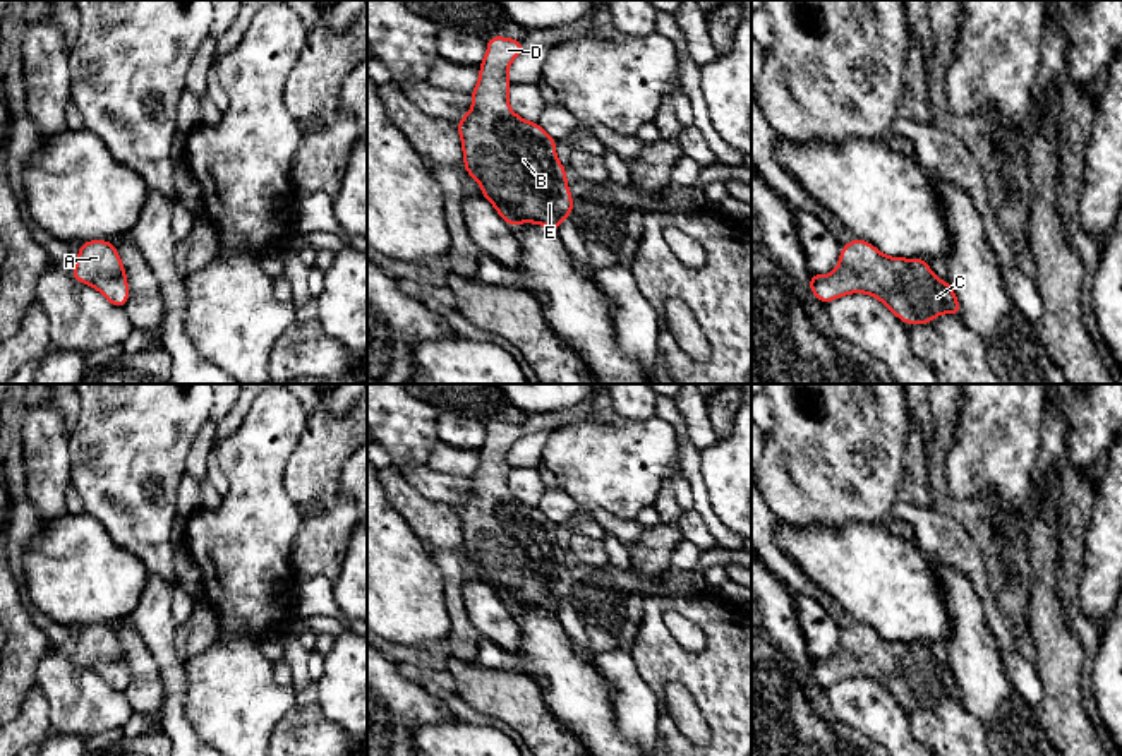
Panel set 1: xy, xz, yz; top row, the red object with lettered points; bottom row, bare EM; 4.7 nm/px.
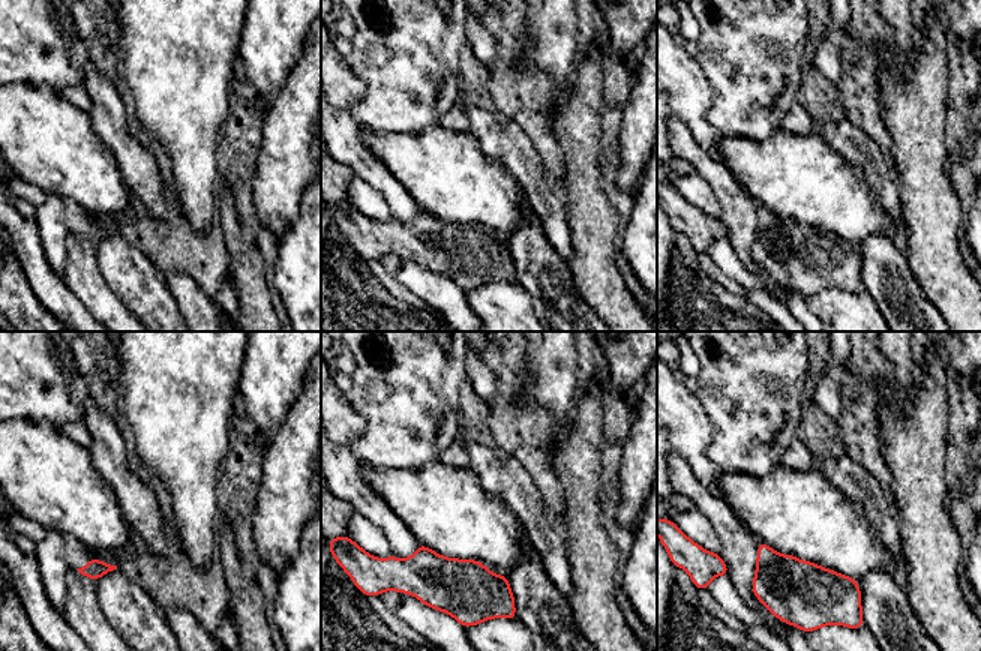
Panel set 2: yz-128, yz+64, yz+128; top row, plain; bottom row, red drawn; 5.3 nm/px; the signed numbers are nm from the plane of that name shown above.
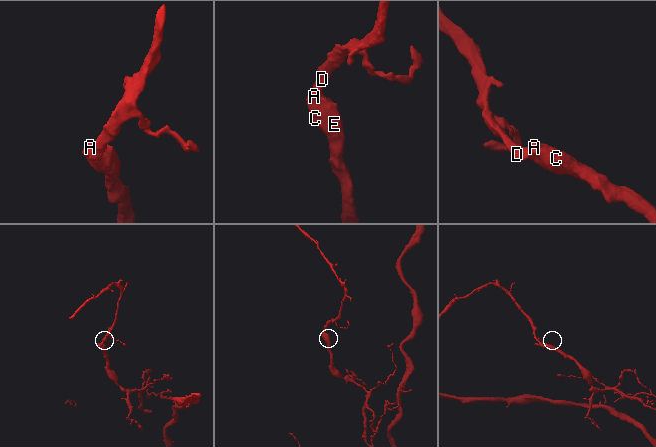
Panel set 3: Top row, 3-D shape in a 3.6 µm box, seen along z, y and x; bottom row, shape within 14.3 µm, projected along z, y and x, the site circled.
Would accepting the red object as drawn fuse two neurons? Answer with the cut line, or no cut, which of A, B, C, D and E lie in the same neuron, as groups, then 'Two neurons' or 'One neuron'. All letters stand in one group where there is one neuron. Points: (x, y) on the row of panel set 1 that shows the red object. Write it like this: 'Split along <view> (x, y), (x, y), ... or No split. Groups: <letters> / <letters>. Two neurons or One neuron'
No split. Groups: A B C D E. One neuron

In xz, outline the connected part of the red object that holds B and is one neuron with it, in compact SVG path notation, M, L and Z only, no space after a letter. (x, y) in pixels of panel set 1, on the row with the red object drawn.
M491 36L487 53L479 65L480 79L472 91L474 108L456 123L468 177L480 183L482 195L510 225L537 223L559 233L559 223L571 216L573 197L566 183L566 168L559 163L558 144L539 123L520 118L508 105L511 62L523 51L520 39Z

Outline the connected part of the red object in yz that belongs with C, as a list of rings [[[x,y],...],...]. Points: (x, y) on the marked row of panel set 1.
[[[861,238],[841,249],[839,266],[830,274],[811,273],[808,286],[822,303],[849,293],[868,293],[906,326],[928,324],[944,312],[961,314],[954,288],[938,279],[921,257],[887,257]]]

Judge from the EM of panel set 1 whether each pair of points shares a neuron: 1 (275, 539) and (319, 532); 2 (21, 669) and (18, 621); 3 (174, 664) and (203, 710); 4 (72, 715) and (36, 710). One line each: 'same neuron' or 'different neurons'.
1: different neurons
2: same neuron
3: different neurons
4: different neurons

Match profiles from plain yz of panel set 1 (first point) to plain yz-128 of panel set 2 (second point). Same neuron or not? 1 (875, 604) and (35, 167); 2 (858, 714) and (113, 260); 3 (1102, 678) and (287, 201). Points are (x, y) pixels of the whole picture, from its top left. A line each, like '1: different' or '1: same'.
1: same
2: different
3: different

